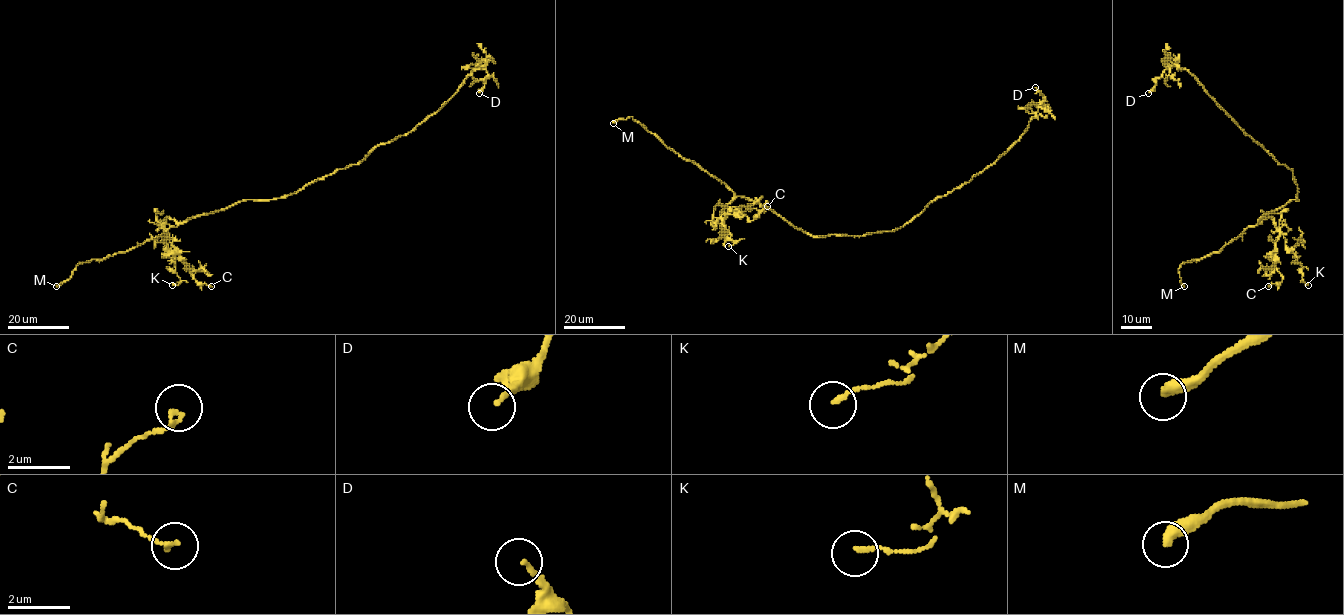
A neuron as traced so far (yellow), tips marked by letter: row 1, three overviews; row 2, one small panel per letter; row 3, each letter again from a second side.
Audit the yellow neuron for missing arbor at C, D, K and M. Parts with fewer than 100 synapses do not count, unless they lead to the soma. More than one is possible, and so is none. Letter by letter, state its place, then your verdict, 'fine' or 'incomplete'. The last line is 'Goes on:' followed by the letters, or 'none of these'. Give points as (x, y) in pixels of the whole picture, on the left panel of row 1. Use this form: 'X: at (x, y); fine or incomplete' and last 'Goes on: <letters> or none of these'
C: at (211, 286); fine
D: at (479, 93); fine
K: at (172, 285); fine
M: at (56, 286); incomplete
Goes on: M

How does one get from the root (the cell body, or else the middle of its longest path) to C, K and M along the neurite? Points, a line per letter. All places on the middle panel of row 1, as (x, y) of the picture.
C: (855, 236), (811, 236), (741, 196), (736, 196), (721, 216), (742, 214), (752, 221), (767, 206)
K: (855, 236), (811, 236), (770, 209), (736, 196), (721, 214), (721, 227), (737, 241), (728, 246)
M: (855, 236), (811, 236), (770, 209), (737, 196), (724, 183), (682, 158), (631, 117), (613, 123)

